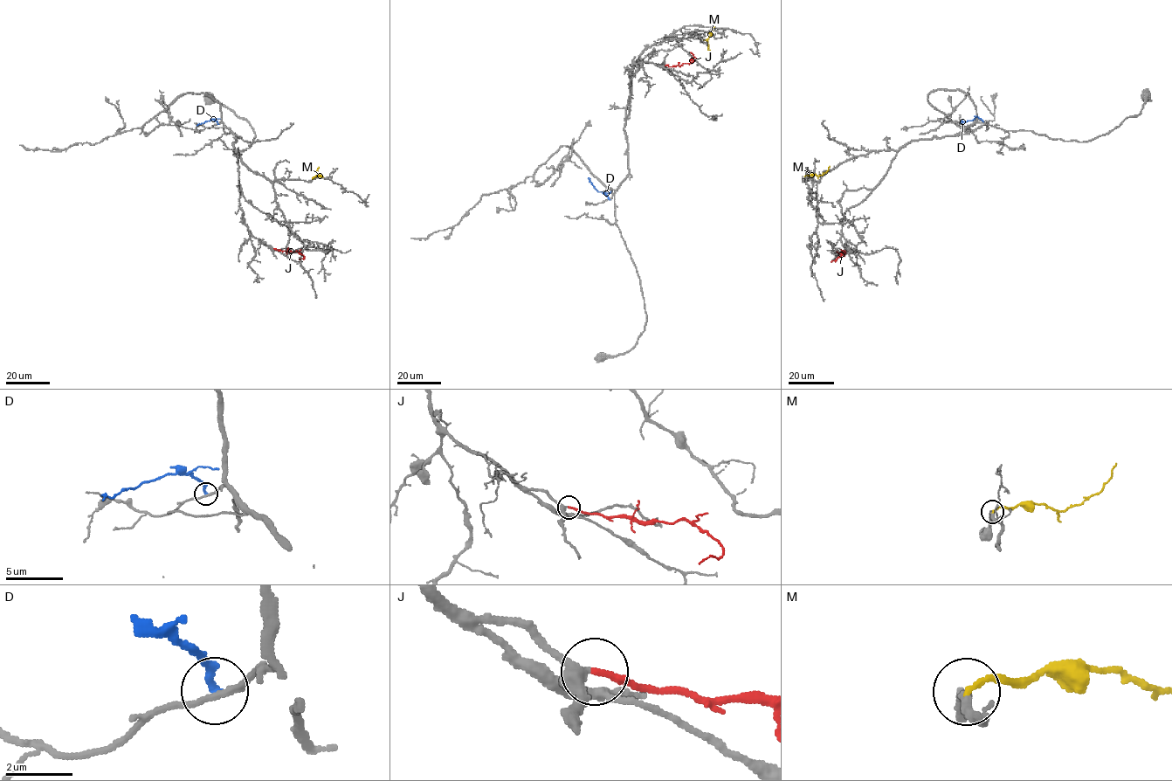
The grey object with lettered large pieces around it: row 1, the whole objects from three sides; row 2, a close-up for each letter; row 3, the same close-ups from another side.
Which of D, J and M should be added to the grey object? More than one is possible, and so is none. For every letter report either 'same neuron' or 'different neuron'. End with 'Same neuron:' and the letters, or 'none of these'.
D: different neuron
J: same neuron
M: different neuron
Same neuron: J

